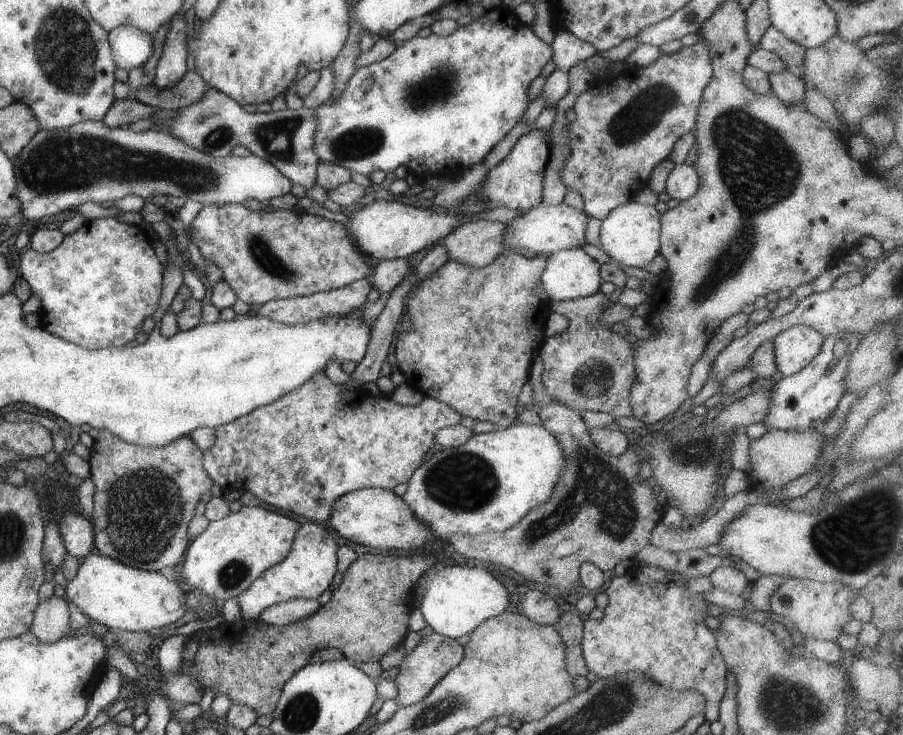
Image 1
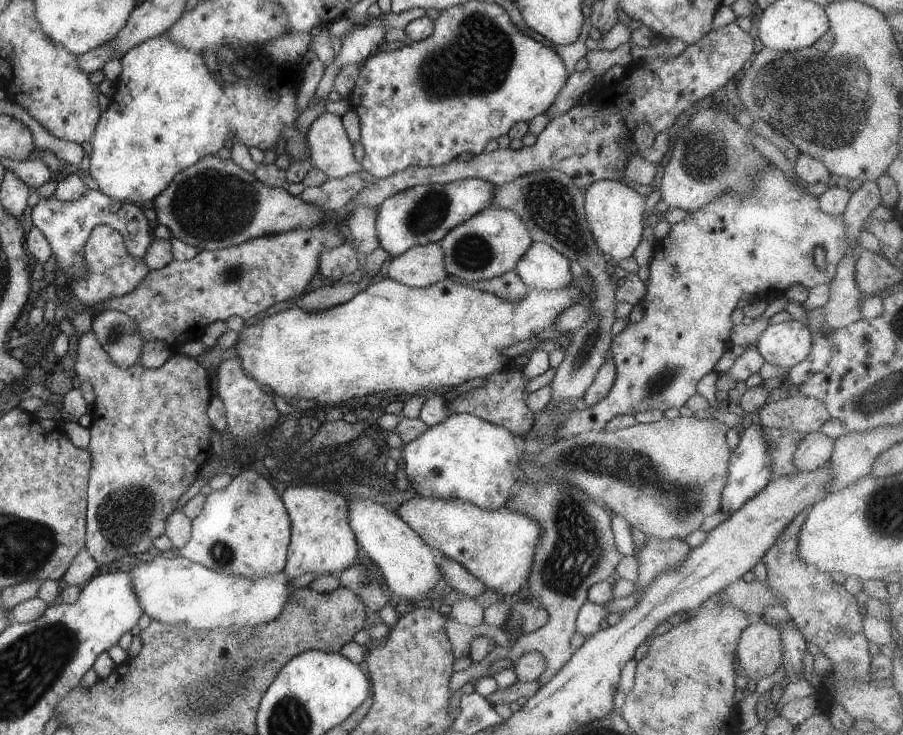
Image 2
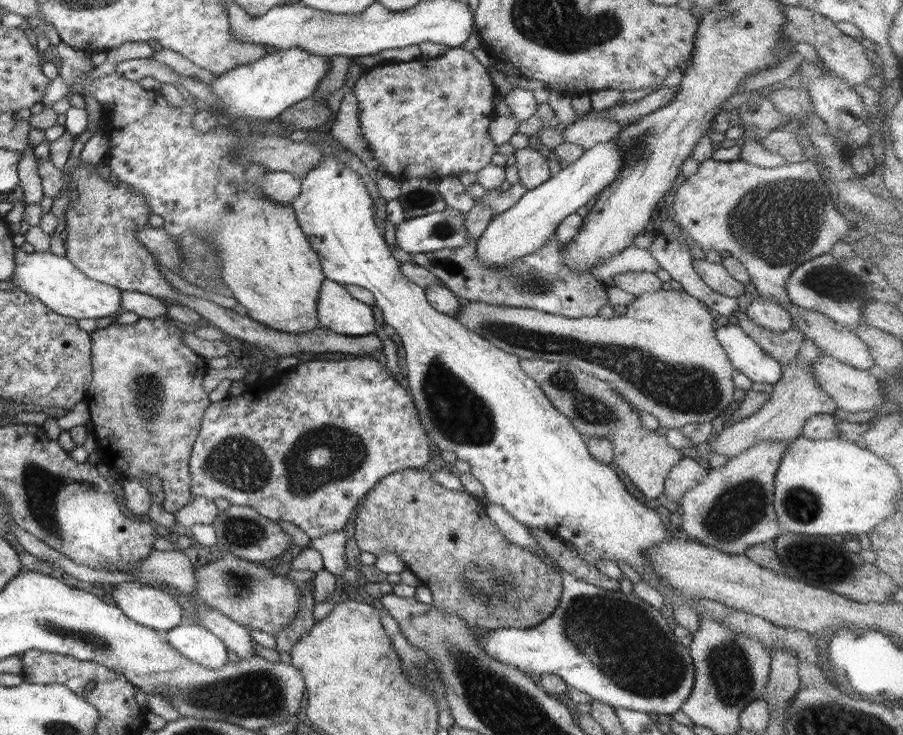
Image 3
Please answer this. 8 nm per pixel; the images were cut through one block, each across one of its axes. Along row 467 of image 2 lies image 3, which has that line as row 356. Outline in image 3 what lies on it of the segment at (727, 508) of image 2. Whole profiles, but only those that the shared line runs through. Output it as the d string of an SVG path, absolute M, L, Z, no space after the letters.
M728 323L719 327L716 329L716 337L735 366L735 372L746 375L752 382L766 382L766 384L775 384L782 378L783 365L762 350L762 347L758 346L739 324Z

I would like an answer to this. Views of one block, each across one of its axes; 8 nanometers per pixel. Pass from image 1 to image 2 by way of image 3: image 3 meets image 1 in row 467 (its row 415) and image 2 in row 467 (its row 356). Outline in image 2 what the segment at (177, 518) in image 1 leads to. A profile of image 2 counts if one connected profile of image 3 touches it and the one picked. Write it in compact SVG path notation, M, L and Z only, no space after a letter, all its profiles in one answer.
M89 331L78 342L75 373L81 384L90 382L96 400L90 407L92 424L89 445L91 471L87 490L87 531L85 548L102 566L120 560L124 555L150 552L154 538L165 534L166 519L178 508L178 500L198 478L199 471L214 453L210 437L214 428L206 414L214 395L211 376L196 359L175 350L158 368L144 368L139 363L119 367L100 346L96 335Z

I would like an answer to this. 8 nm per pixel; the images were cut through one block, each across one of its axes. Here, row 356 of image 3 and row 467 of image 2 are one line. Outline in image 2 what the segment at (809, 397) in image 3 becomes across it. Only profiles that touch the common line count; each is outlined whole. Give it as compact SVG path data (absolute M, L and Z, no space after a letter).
M820 431L808 433L794 451L794 466L798 471L811 471L823 467L831 459L835 443L836 440Z

